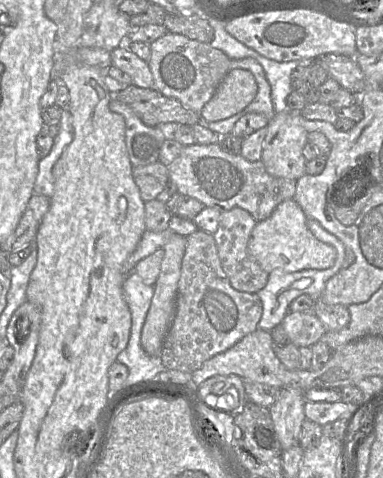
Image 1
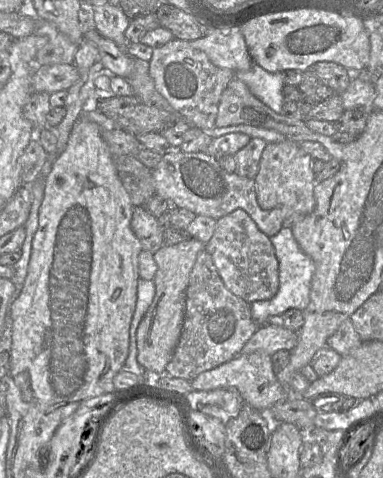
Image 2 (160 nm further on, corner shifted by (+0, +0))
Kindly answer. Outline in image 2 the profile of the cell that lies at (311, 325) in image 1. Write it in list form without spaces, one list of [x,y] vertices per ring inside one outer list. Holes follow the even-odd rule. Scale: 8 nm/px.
[[[273,324],[260,325],[252,337],[244,344],[240,355],[265,352],[273,355],[279,350],[291,351],[298,342],[298,332]]]

